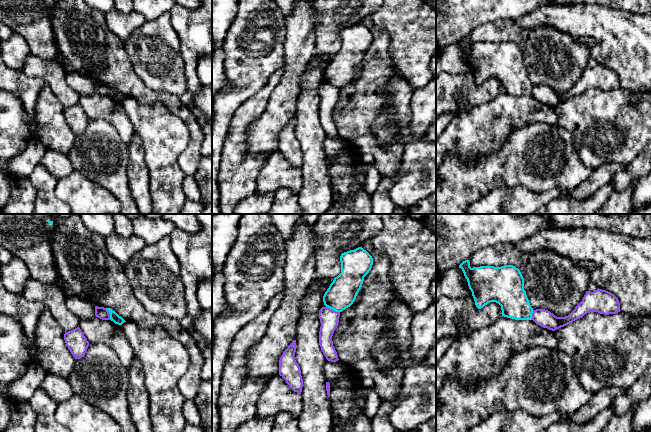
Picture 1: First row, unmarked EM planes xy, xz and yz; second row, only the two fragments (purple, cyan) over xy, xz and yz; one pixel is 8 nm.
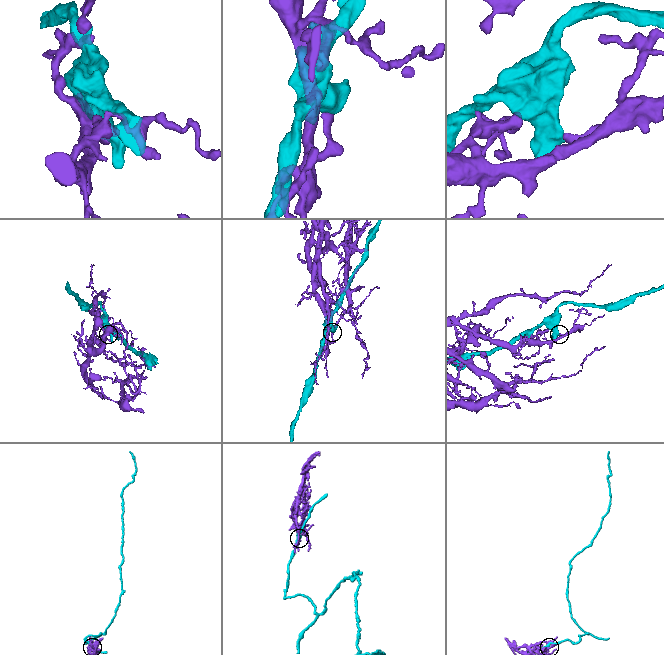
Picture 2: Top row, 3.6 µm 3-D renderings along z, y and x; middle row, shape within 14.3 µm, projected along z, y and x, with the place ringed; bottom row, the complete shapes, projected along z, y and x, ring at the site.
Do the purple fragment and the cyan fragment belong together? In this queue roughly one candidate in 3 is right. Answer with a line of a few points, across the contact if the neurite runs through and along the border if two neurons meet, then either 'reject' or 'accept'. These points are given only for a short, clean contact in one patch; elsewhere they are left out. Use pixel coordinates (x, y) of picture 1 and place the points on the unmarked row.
reject

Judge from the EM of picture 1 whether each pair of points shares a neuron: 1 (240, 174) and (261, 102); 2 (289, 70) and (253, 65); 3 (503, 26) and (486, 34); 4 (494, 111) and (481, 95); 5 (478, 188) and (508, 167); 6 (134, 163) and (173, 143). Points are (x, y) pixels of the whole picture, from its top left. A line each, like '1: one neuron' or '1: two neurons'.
1: one neuron
2: two neurons
3: one neuron
4: two neurons
5: one neuron
6: two neurons

